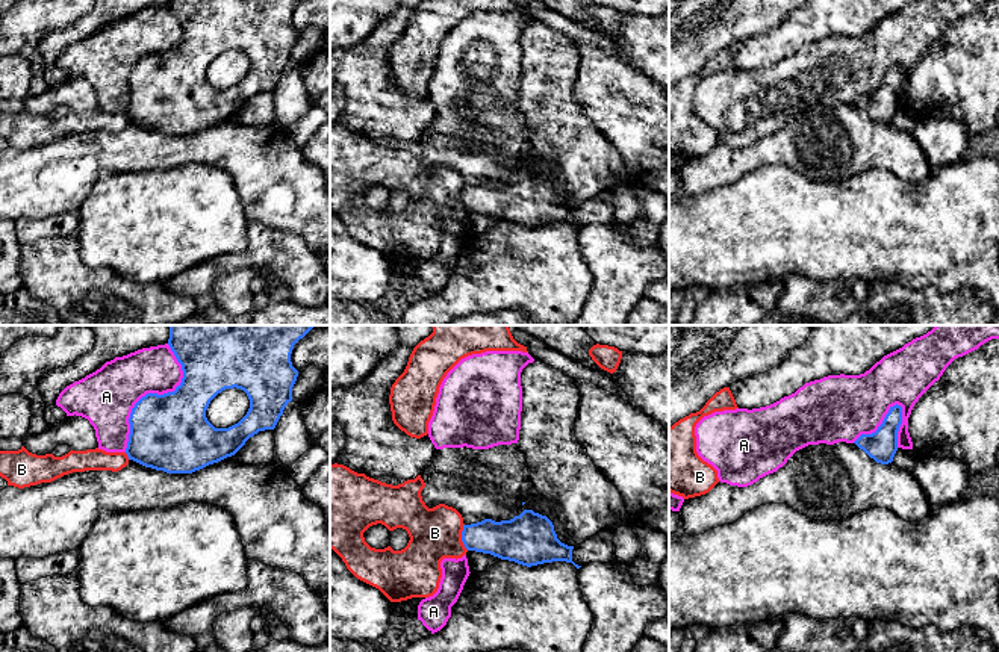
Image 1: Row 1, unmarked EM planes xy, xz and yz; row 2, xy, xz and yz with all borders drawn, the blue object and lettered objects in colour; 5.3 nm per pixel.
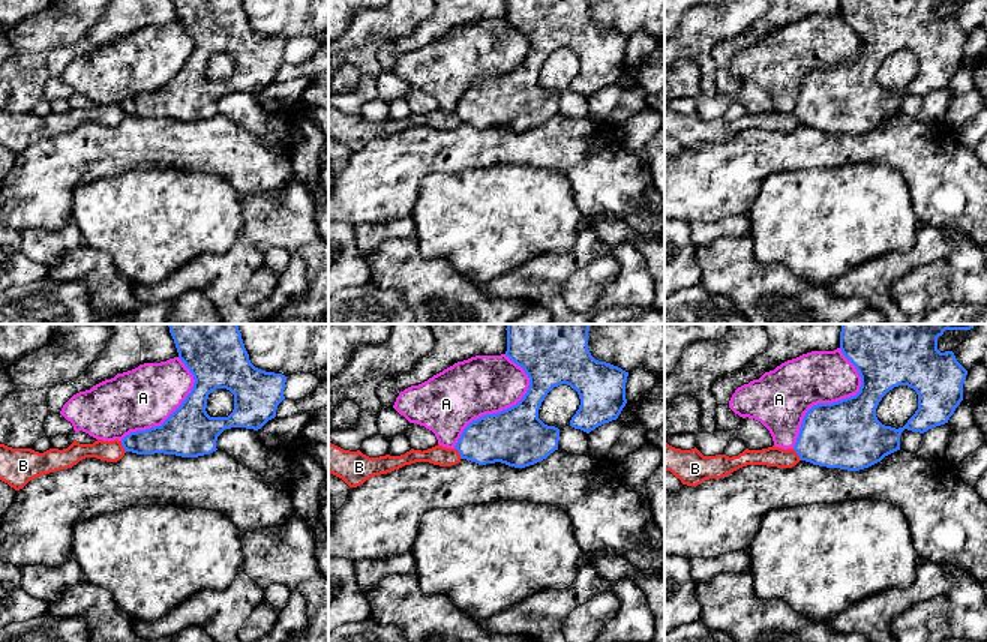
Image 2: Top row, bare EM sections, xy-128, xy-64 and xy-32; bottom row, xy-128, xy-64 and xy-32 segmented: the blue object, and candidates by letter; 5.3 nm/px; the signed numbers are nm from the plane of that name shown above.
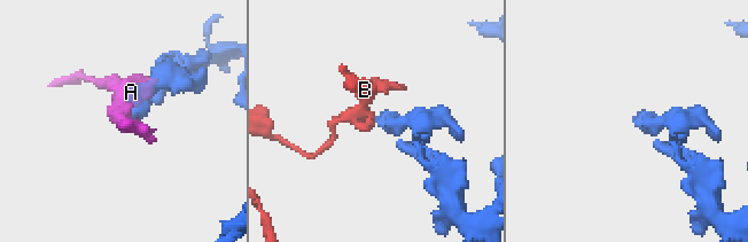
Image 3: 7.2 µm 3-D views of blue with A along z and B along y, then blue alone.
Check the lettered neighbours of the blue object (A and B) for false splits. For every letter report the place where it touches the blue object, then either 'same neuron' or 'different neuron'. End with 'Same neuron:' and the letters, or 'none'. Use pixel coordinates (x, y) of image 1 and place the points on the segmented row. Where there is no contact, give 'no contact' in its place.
A: xy (153, 394) | different neuron
B: xz (462, 537) | different neuron
Same neuron: none

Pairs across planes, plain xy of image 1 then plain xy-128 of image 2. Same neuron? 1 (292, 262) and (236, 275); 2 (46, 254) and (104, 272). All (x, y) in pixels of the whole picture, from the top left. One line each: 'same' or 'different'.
1: same
2: same

